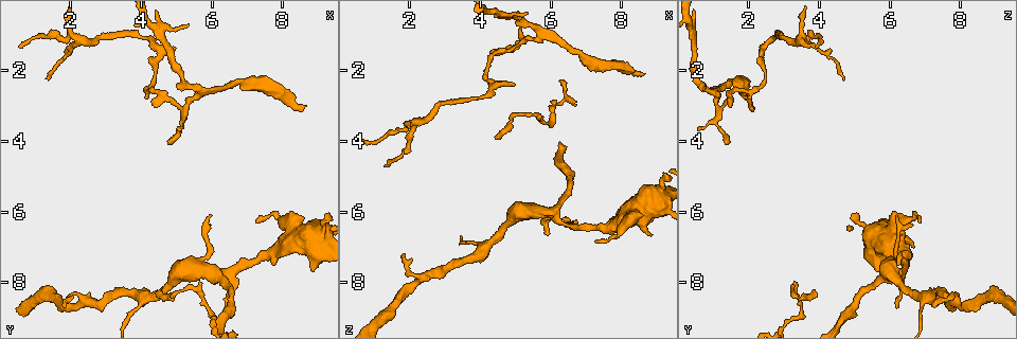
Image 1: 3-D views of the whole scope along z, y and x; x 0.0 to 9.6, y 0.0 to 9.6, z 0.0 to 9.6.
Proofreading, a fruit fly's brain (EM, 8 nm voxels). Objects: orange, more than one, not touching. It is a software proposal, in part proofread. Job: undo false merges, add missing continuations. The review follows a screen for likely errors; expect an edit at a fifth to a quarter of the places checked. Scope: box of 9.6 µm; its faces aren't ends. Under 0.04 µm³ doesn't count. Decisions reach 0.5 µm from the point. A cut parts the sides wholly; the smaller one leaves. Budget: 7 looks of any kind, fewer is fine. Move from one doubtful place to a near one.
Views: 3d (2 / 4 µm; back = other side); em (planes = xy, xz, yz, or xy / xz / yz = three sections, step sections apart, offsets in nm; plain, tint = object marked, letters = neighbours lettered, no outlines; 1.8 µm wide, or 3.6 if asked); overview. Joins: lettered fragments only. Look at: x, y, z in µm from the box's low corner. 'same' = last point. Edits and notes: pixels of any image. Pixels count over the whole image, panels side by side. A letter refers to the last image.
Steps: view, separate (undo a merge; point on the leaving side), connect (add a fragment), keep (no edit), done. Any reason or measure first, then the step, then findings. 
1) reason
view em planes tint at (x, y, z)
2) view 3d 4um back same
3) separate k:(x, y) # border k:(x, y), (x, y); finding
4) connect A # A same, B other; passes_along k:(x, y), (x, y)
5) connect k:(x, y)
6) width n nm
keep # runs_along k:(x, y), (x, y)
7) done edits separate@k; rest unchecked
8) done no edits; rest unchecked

abrupt turn
view 3d 4um at (4.40, 2.40, 2.45)

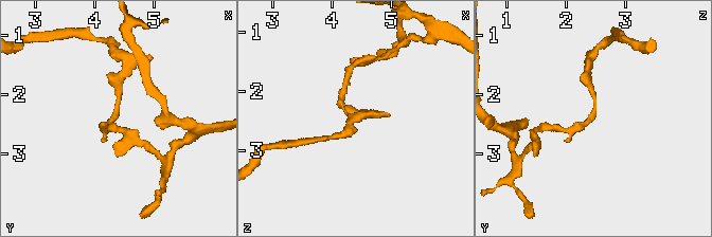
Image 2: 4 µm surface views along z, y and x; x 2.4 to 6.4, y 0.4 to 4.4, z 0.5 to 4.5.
need the tissue
view em yz step 4 tint at (4.35, 2.40, 2.40)

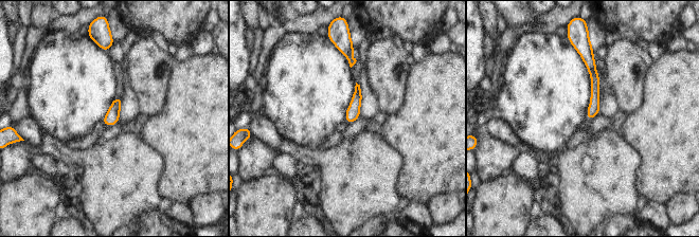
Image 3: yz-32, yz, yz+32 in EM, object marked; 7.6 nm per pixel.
cut it another way
view em planes letters same

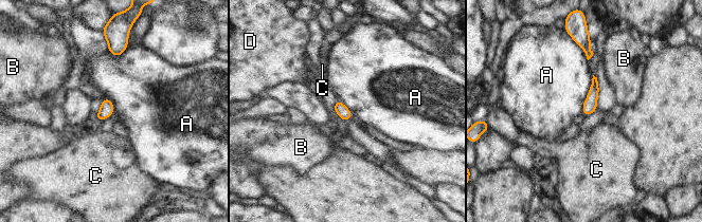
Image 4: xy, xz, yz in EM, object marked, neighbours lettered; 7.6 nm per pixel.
width 90 nm; longest_contact A 300 nm
keep # A other, B other, C other, D other; continuous, no second neuron

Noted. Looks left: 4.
free end
view em xz step 8 letters at (5.90, 6.35, 6.60)

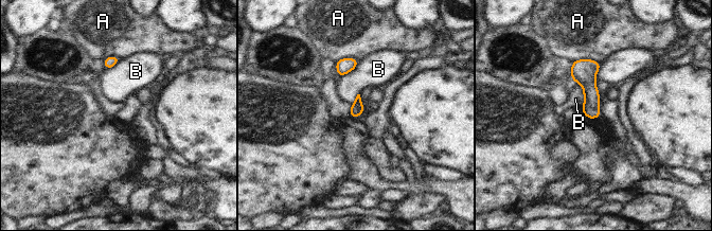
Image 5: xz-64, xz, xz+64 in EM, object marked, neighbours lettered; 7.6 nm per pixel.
view em planes letters same

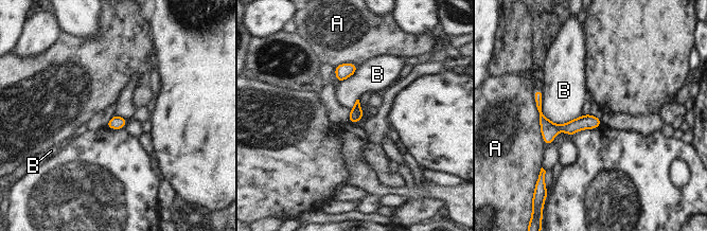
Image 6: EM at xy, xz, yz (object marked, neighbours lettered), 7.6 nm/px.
longest_contact A 440 nm
keep # A other, B other; no lettered fragment goes on from it

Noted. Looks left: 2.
thick turns thin
view em 3.6um planes letters at (8.15, 6.95, 6.20)

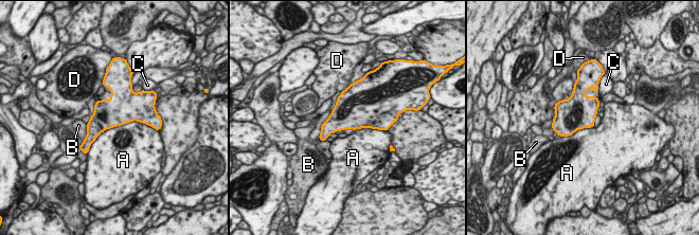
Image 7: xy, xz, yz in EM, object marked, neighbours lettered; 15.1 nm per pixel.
keep # A other, B other, C other, D other; border 7:(146, 123), (109, 127), (88, 148); one neuron here

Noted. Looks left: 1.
done no edits; rest unchecked

